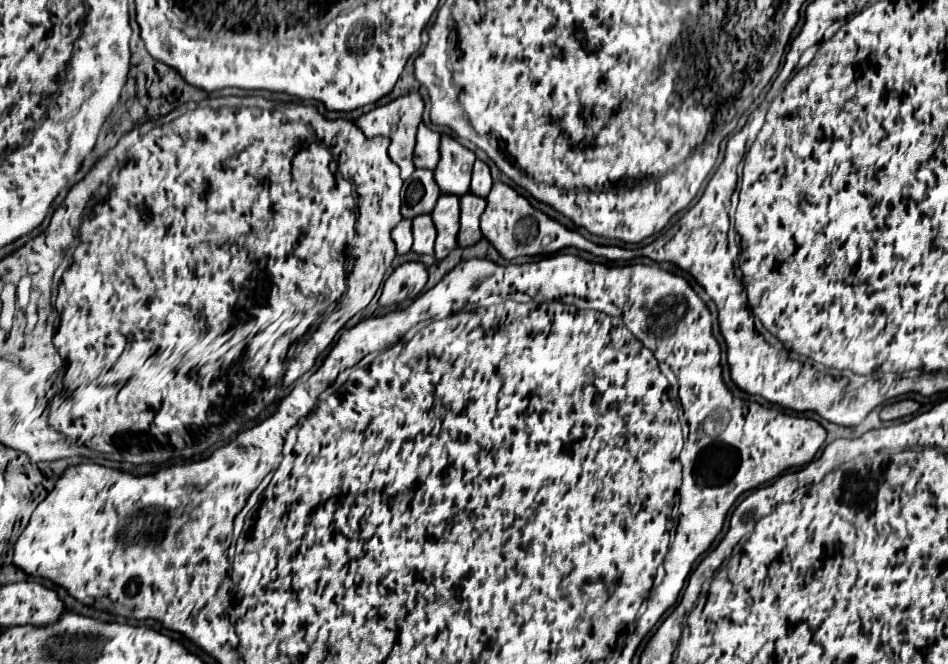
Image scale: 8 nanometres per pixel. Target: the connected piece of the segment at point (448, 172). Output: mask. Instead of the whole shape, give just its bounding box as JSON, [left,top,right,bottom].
[434,135,476,195]

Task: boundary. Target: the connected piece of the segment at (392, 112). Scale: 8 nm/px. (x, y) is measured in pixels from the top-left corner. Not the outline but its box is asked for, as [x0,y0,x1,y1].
[356,93,424,179]

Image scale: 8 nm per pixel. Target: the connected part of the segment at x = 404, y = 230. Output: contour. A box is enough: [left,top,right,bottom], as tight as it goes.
[392,221,414,255]

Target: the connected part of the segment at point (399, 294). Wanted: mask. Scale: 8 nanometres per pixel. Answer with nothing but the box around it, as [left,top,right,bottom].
[380,261,428,307]

